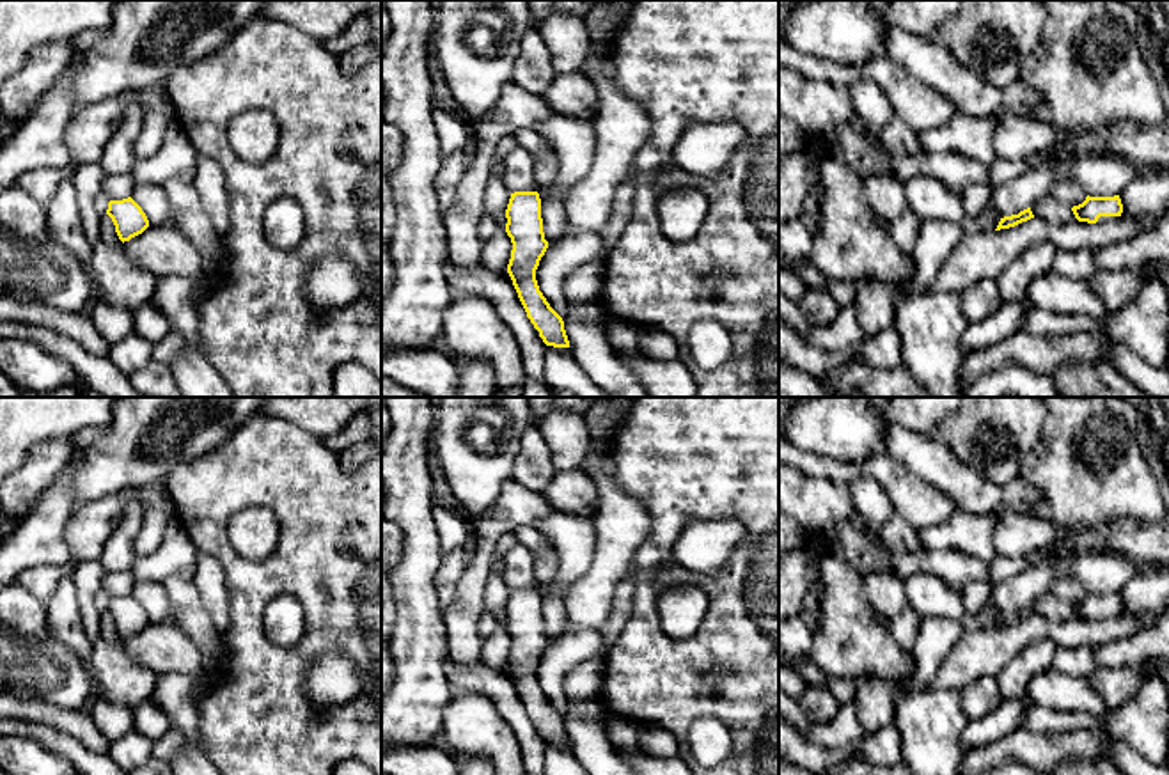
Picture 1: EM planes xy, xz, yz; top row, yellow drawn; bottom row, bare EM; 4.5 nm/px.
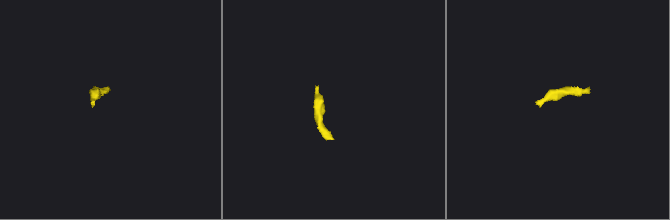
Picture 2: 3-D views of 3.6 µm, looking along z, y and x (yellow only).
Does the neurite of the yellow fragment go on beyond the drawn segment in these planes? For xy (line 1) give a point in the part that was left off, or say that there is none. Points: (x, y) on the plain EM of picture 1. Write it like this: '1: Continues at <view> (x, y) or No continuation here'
1: No continuation here

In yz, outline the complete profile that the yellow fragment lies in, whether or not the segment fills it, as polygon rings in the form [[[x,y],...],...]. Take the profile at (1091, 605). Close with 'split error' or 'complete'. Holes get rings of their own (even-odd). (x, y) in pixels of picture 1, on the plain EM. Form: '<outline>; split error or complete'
[[[1119,592],[1114,594],[1086,594],[1079,603],[1071,605],[1079,619],[1096,621],[1100,614],[1121,614],[1123,601]]]; complete

